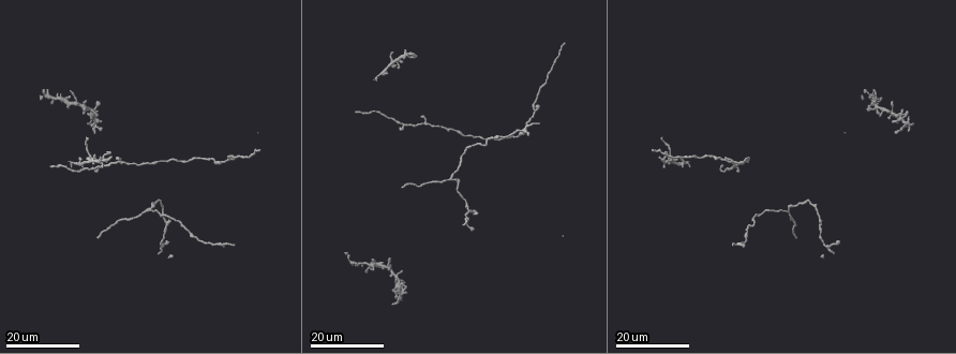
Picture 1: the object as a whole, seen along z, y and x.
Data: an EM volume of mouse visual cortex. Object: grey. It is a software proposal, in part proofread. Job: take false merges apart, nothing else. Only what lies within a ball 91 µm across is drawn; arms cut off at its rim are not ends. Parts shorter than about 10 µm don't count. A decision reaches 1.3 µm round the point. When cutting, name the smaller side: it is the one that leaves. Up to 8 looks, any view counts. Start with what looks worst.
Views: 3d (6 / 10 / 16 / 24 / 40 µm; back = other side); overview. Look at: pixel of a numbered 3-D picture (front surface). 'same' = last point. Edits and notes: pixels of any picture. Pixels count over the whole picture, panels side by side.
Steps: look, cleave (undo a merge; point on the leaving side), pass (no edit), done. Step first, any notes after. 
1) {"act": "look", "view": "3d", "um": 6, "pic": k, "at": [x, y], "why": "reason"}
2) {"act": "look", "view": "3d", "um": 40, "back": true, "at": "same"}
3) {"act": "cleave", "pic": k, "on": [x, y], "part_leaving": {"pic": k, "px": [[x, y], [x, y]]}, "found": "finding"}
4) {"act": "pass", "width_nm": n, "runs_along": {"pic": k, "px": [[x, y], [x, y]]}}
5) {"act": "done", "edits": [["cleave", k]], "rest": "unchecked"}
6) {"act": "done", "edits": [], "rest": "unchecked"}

{"act": "look", "view": "3d", "um": 16, "pic": 1, "at": [145, 211], "why": "branch point"}

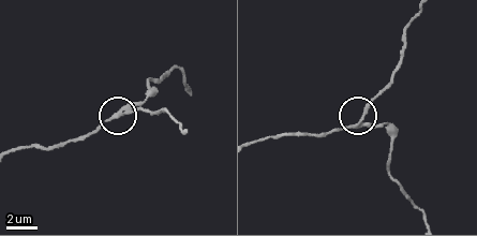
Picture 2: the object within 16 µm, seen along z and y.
{"act": "look", "view": "3d", "um": 6, "pic": 2, "at": [360, 121]}

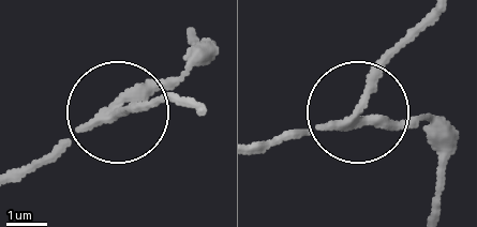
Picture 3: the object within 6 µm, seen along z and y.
{"act": "cleave", "pic": 3, "on": [397, 122], "arms": 3, "part_leaving": {"pic": 3, "px": [[346, 124], [432, 124], [435, 207]]}, "found": "a second cell is stuck on"}

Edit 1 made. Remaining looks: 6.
{"act": "look", "view": "3d", "um": 16, "pic": 1, "at": [82, 105], "why": "four or more arms meet"}

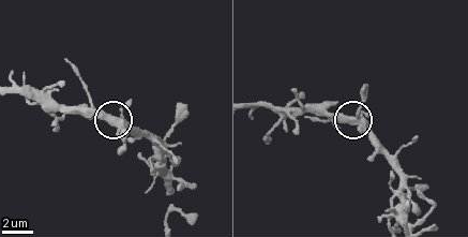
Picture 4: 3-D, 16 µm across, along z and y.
{"act": "look", "view": "3d", "um": 6, "pic": 4, "at": [124, 121], "why": "closer look"}

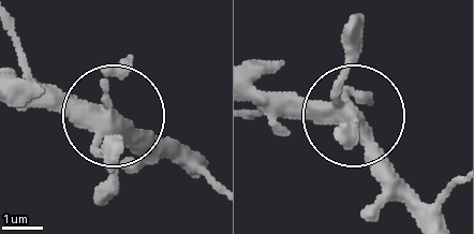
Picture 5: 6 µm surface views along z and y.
{"act": "pass", "width_nm": 360, "found": "continuous, no second cell"}

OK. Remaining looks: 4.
{"act": "look", "view": "3d", "um": 16, "pic": 1, "at": [403, 123], "why": "three-way junction"}

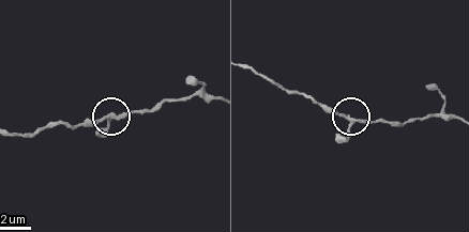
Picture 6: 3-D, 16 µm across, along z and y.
{"act": "look", "view": "3d", "um": 6, "pic": 6, "at": [113, 114], "why": "zoom in"}

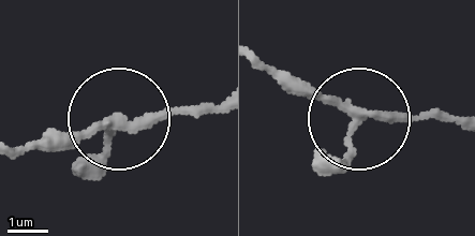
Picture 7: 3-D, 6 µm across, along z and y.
{"act": "pass", "width_nm": 220, "found": "one cell here"}

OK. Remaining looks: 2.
{"act": "look", "view": "3d", "um": 16, "pic": 1, "at": [739, 160], "why": "calibre changes"}

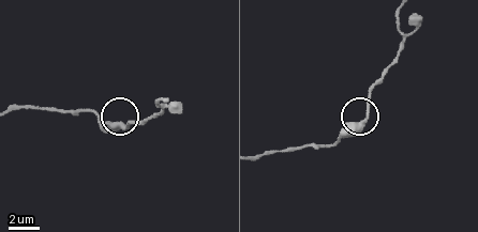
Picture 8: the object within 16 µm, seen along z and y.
{"act": "look", "view": "3d", "um": 10, "pic": 8, "at": [363, 122]}

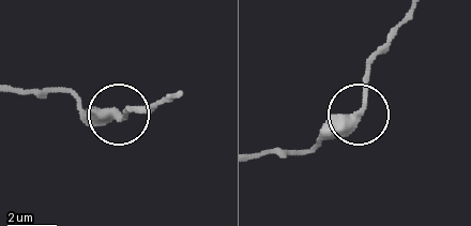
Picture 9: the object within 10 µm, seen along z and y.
{"act": "pass", "runs_along": {"pic": 9, "px": [[20, 89], [63, 92], [94, 111], [124, 117], [131, 111]]}, "found": "continuous, no second cell"}

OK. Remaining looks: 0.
{"act": "done", "edits": [["cleave", 3]], "rest": "unchecked"}

